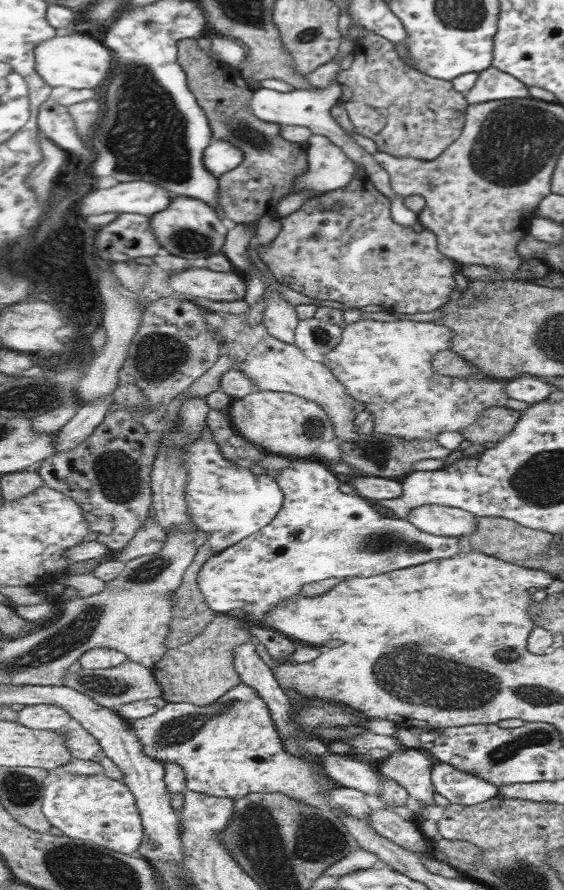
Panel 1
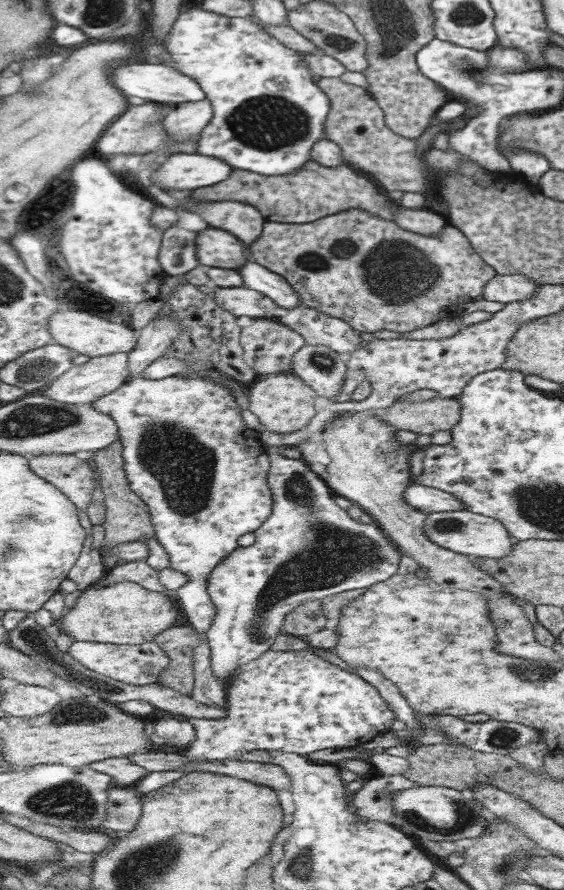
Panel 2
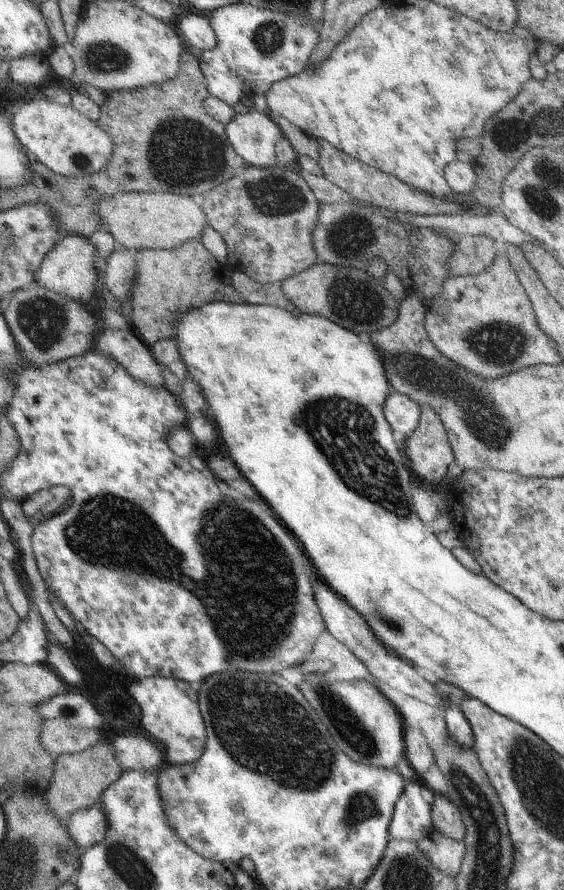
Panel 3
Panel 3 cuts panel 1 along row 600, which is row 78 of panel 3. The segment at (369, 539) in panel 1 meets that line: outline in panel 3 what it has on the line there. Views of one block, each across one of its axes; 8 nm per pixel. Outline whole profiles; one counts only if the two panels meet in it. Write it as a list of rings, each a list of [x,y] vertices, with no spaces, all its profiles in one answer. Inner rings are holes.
[[[244,2],[219,8],[212,13],[211,22],[216,30],[218,43],[211,51],[203,52],[200,64],[207,77],[210,94],[230,105],[237,104],[241,96],[249,95],[252,91],[266,96],[266,92],[272,89],[273,84],[299,74],[308,66],[315,46],[320,41],[320,30],[303,25],[286,13],[257,8]]]

